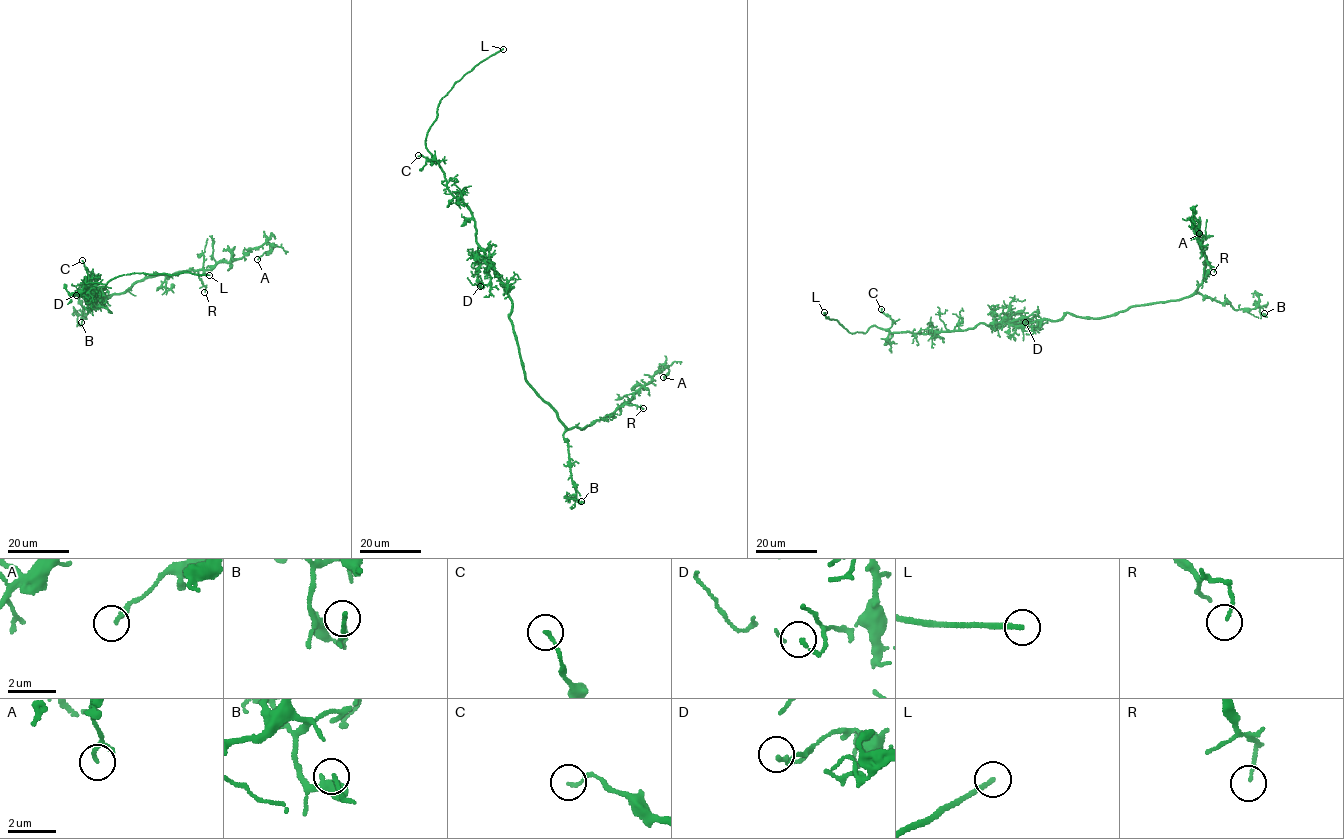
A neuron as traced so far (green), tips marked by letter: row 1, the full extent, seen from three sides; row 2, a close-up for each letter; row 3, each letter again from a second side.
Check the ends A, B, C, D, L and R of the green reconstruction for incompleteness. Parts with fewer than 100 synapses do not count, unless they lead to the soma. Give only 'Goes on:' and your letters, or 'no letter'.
Goes on: L

